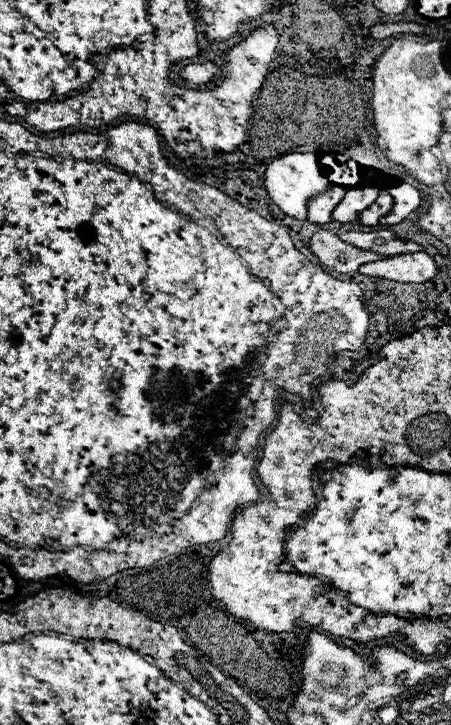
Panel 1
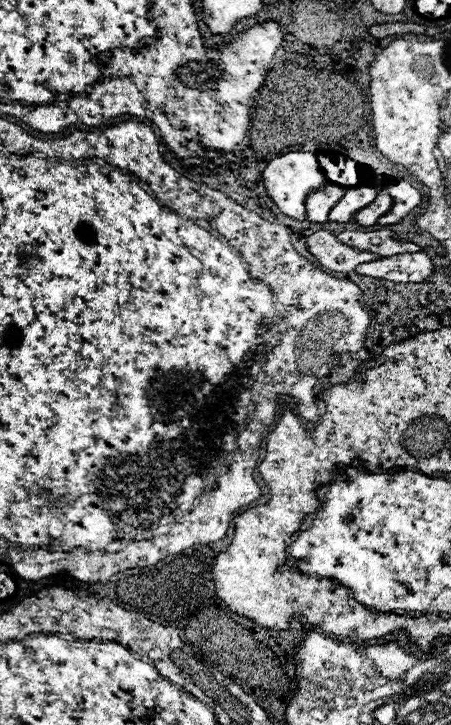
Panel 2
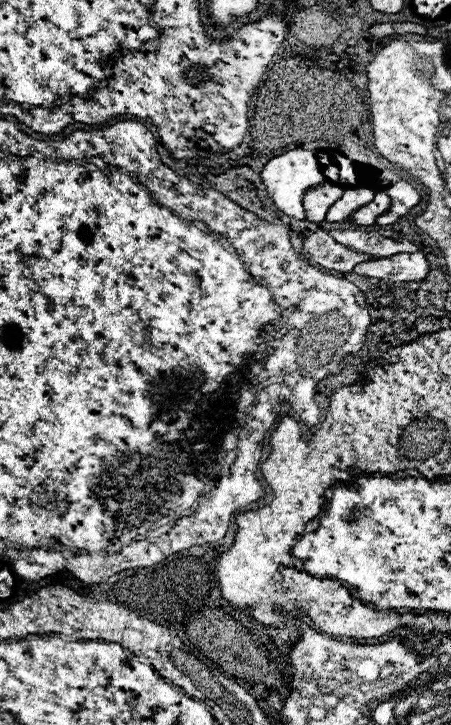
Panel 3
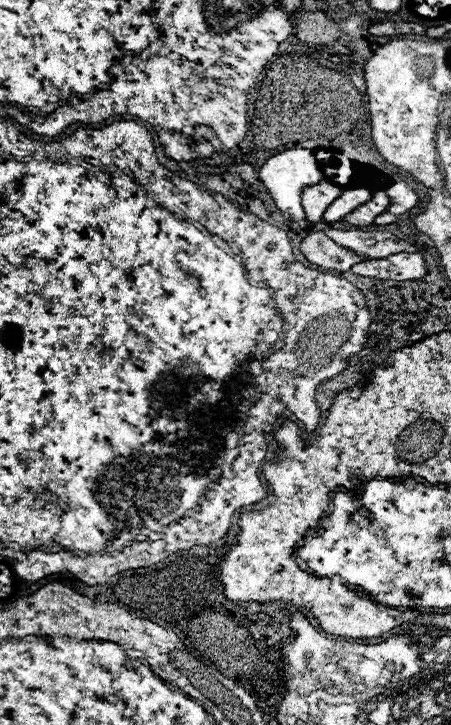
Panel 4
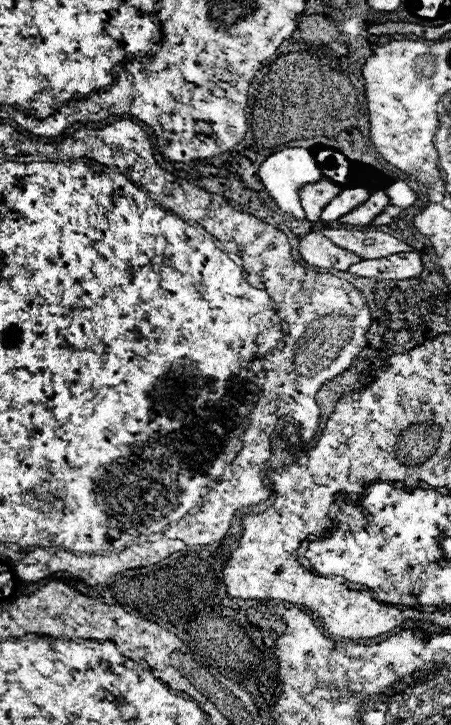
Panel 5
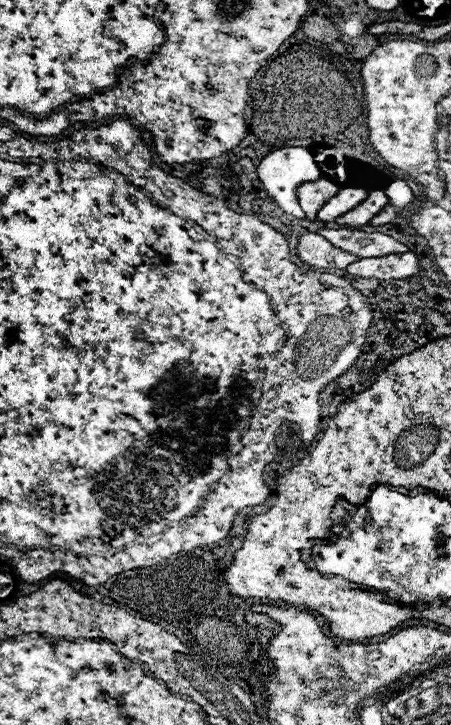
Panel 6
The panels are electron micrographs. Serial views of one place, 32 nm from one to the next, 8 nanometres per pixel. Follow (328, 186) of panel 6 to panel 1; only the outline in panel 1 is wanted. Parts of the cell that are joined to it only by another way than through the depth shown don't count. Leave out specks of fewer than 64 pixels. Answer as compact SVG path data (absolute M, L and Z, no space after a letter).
M330 186L326 192L312 196L308 200L308 222L328 224L334 204L338 204L338 200L342 200L344 194L346 190L342 186Z

